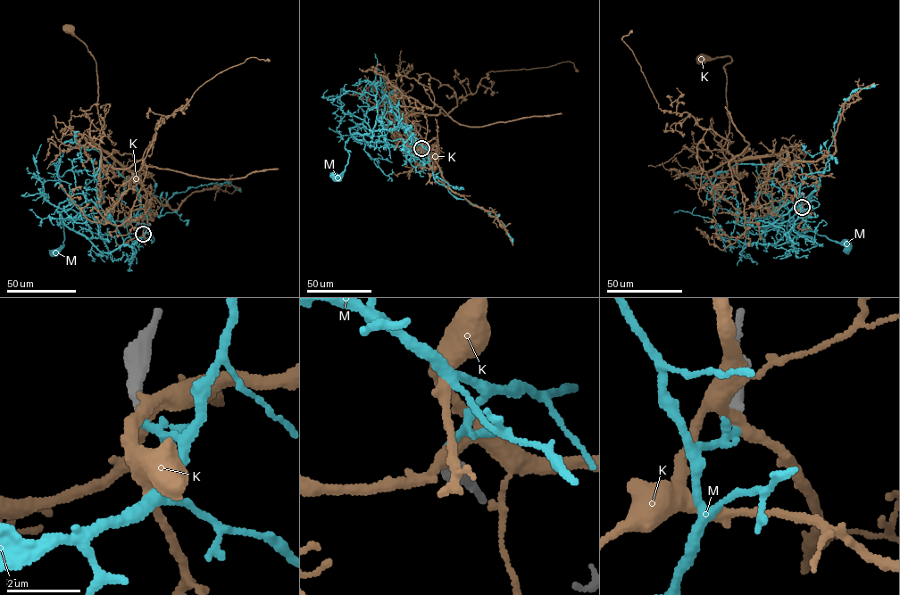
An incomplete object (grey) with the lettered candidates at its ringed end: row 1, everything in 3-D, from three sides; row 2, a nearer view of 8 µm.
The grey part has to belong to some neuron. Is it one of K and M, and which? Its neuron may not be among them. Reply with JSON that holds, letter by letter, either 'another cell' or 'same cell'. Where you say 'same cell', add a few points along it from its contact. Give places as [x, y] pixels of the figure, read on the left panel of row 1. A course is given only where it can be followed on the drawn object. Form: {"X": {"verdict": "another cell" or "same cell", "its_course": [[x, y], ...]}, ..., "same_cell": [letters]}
{"K": {"verdict": "another cell"}, "M": {"verdict": "same cell", "its_course": [[143, 234], [129, 245], [103, 252], [61, 219], [56, 220], [62, 225], [64, 244], [54, 252]]}, "same_cell": ["M"]}

